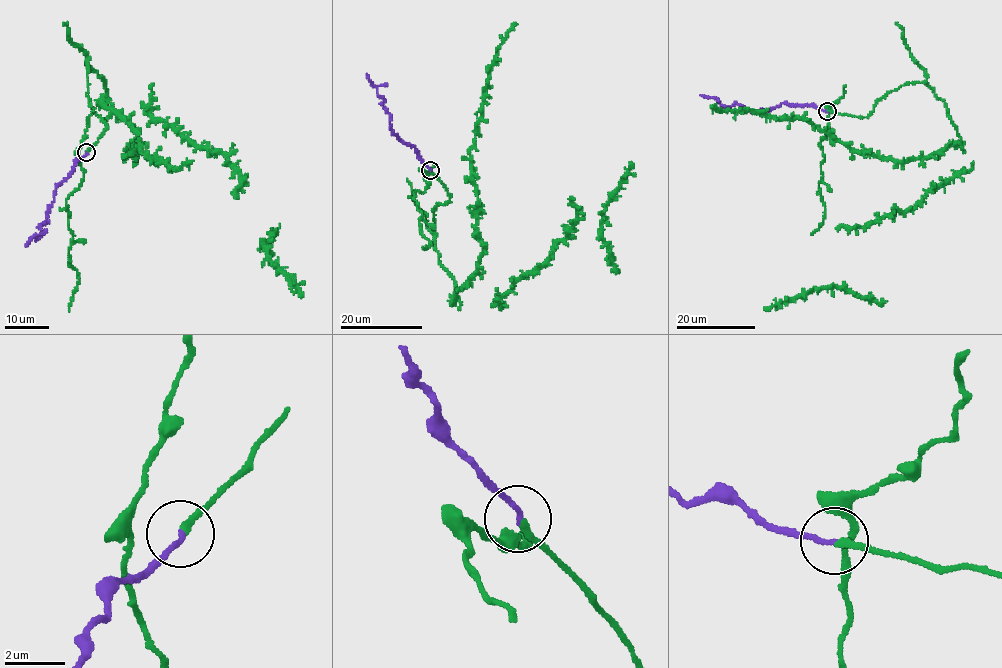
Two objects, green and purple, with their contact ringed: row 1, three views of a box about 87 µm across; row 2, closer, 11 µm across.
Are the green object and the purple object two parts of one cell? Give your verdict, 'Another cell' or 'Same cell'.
Same cell

